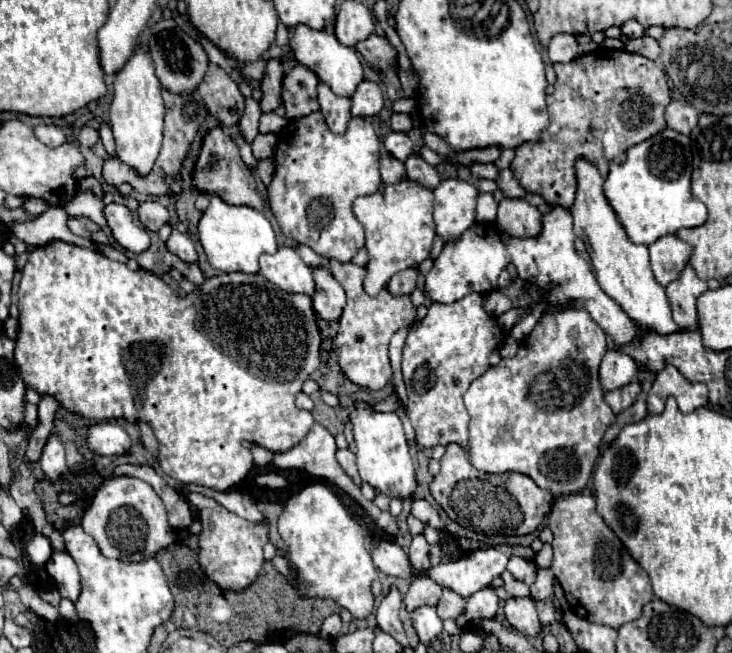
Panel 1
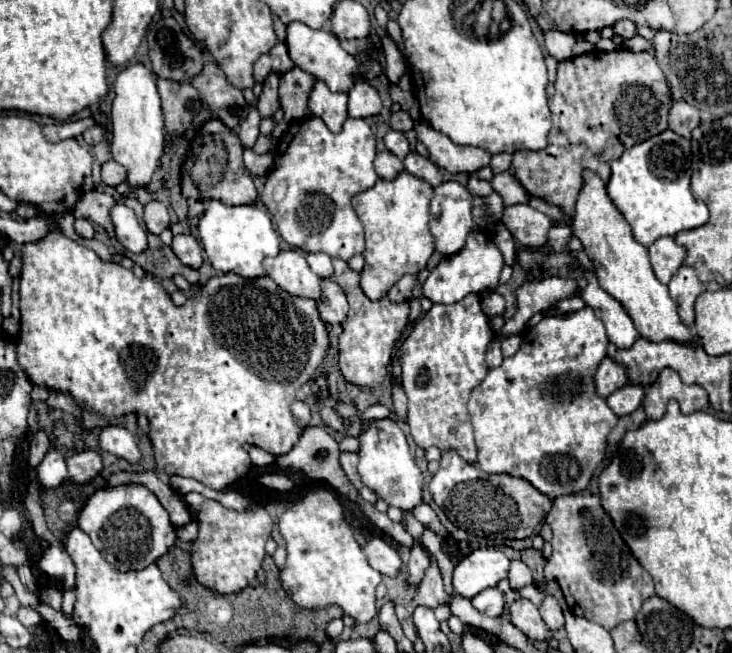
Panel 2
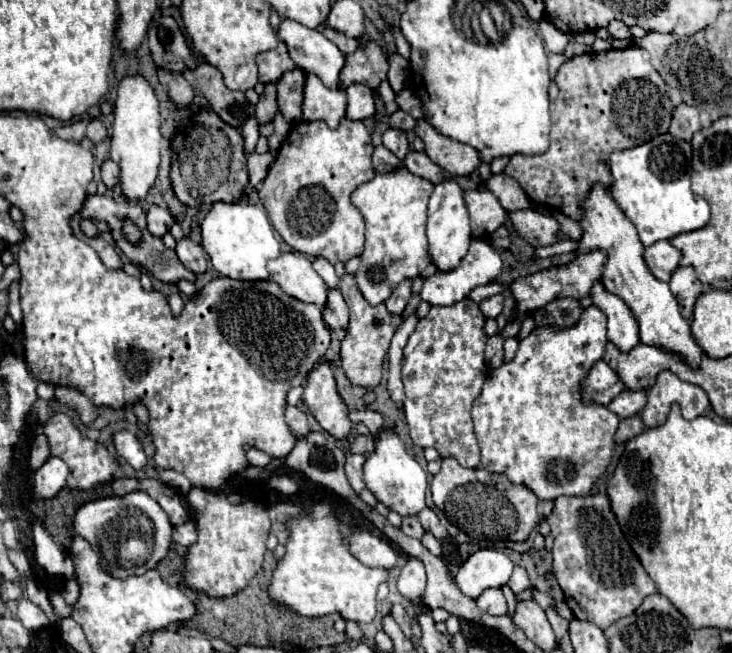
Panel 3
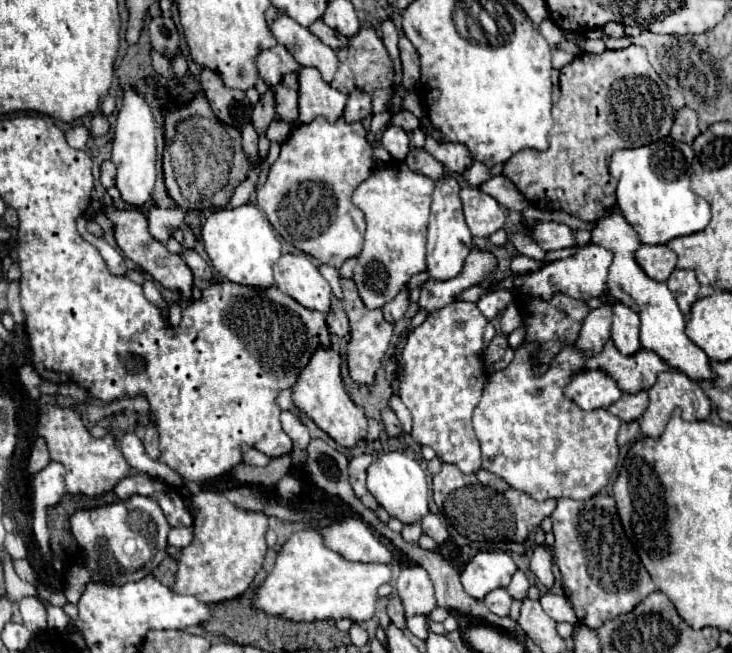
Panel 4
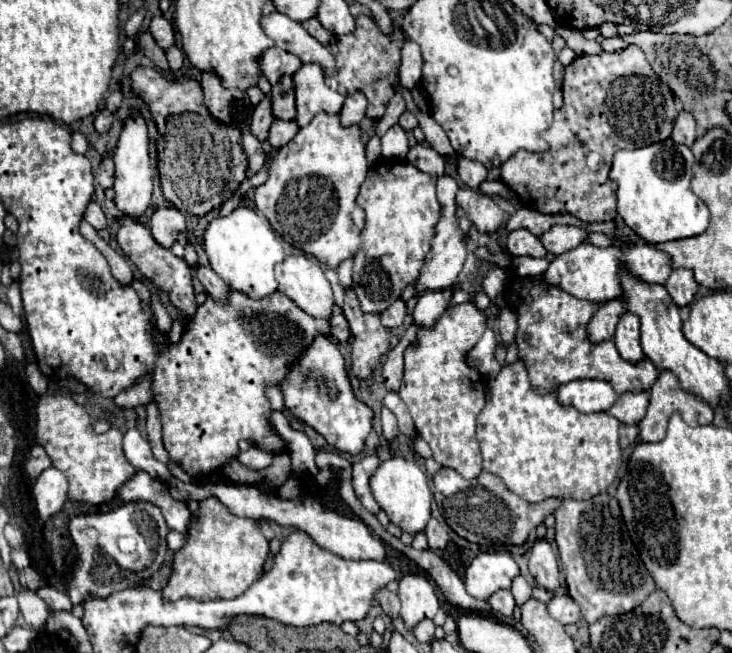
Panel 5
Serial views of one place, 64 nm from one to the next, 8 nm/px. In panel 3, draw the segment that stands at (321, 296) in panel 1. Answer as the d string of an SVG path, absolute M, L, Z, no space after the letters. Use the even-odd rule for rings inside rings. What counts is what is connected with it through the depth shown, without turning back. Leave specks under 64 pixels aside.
M330 288L328 290L328 300L326 300L326 306L322 308L322 316L324 316L324 322L330 326L330 328L348 328L348 304L344 302L340 290L336 288Z

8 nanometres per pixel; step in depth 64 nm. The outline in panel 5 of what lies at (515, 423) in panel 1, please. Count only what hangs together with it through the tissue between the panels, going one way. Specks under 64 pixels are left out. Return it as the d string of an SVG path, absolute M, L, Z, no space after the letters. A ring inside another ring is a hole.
M608 300L604 302L594 316L590 318L588 326L586 326L586 336L592 344L610 340L614 336L614 328L616 328L616 320L620 318L620 312L626 312L624 304L620 300ZM520 358L488 382L486 404L476 418L484 470L500 476L528 502L542 502L550 496L590 500L606 492L622 464L618 426L620 422L608 412L582 414L574 406L560 404L556 392L538 394Z

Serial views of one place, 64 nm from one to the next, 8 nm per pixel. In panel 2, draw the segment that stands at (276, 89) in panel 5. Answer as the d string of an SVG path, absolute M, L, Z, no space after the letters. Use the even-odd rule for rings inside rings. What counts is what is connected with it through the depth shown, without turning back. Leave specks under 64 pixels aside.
M292 68L280 76L280 104L284 120L302 120L308 116L308 96L316 84L316 78L302 68Z

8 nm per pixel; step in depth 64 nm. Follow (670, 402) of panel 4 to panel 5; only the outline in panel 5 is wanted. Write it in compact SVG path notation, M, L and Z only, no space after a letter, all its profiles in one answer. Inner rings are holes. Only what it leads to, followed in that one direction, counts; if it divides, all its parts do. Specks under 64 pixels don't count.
M662 370L658 380L656 380L656 384L650 390L648 412L638 424L640 438L644 442L660 442L666 436L666 424L668 424L668 418L672 416L672 412L680 412L688 420L688 424L692 424L692 426L696 426L696 424L710 424L712 422L712 408L710 408L710 404L702 402L696 394L690 394L690 392L682 390L680 388L680 380L678 380L676 374L672 374L670 370Z

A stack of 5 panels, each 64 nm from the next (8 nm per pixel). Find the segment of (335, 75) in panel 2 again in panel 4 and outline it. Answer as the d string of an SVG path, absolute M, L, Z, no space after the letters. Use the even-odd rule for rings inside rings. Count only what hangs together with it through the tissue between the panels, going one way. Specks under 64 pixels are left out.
M280 14L274 24L270 26L272 34L276 36L278 44L286 46L288 52L300 66L312 66L320 70L322 80L330 84L338 70L338 56L336 50L326 46L318 36L314 36L308 28L300 26L290 16Z

